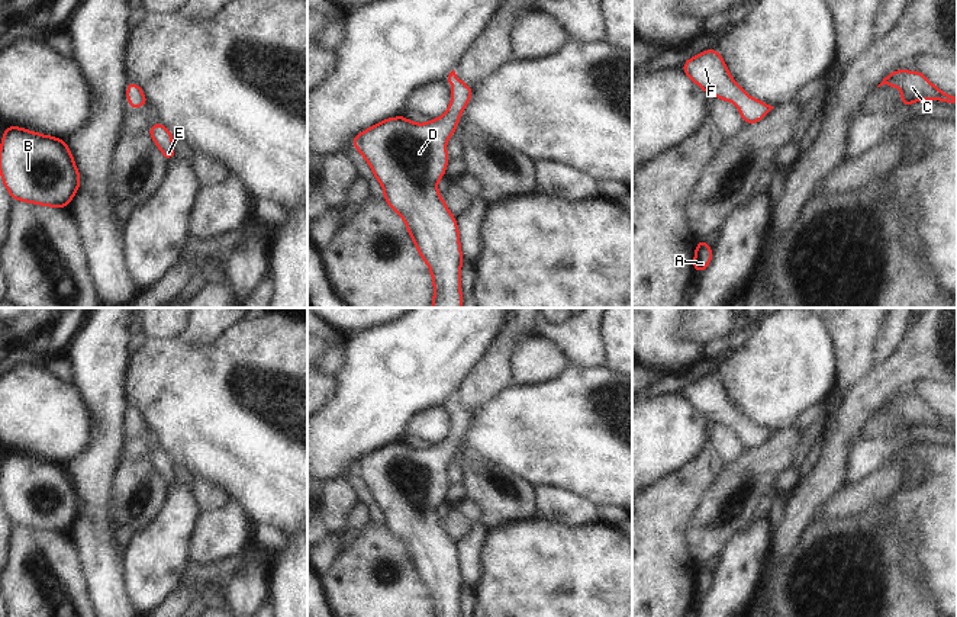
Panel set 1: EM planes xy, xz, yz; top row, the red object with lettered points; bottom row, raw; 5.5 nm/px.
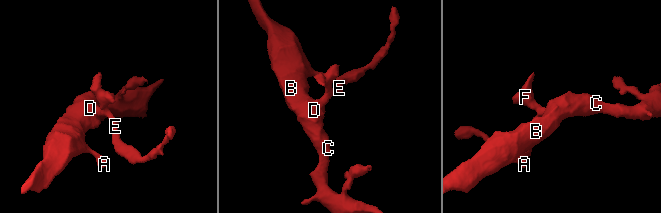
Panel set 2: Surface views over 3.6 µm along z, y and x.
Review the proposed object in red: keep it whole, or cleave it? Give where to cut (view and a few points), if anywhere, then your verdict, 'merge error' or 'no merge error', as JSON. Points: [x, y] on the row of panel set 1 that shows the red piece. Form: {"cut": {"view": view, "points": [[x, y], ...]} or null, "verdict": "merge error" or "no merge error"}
{"cut": null, "verdict": "no merge error"}

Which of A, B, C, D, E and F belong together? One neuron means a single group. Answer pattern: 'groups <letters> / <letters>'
groups A B C D E F

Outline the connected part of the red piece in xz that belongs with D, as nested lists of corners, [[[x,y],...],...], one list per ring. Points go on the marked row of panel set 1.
[[[455,71],[448,75],[454,87],[448,110],[438,119],[423,125],[407,120],[403,115],[389,118],[354,136],[355,147],[370,164],[376,179],[383,186],[384,200],[405,219],[407,232],[419,256],[426,261],[434,279],[434,303],[431,308],[463,308],[460,271],[464,261],[460,250],[460,231],[455,216],[447,209],[438,195],[436,181],[447,176],[450,157],[445,144],[454,135],[464,107],[471,100],[473,86],[463,84]]]

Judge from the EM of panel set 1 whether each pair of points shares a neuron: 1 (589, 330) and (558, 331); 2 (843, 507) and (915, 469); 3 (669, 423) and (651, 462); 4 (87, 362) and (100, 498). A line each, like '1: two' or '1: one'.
1: one
2: one
3: one
4: one

